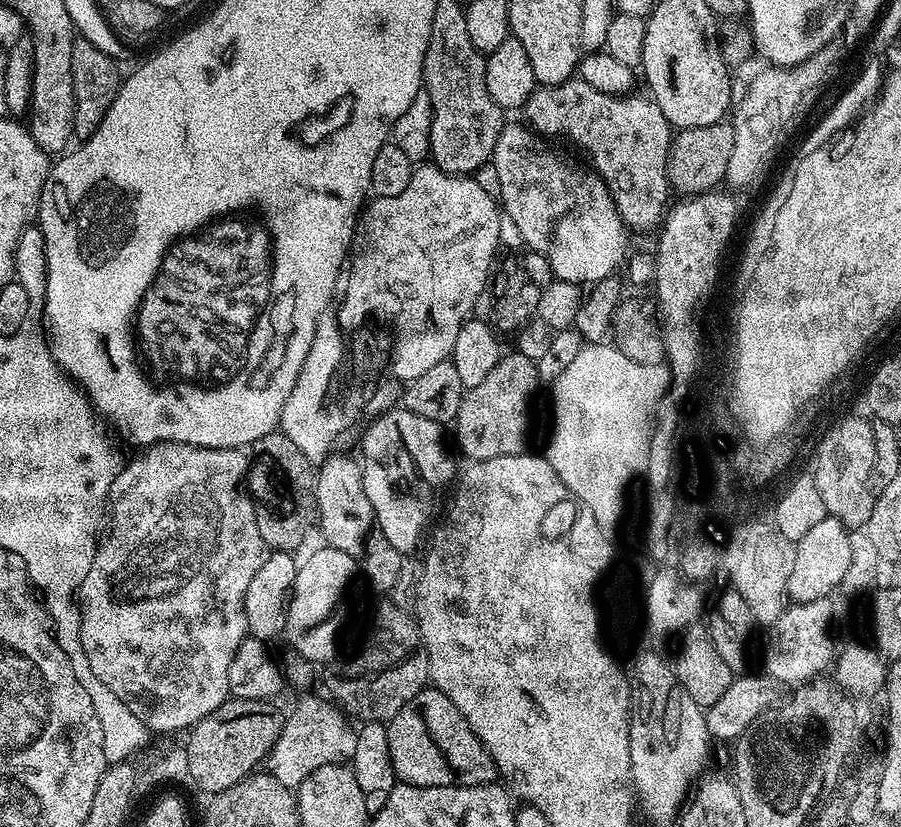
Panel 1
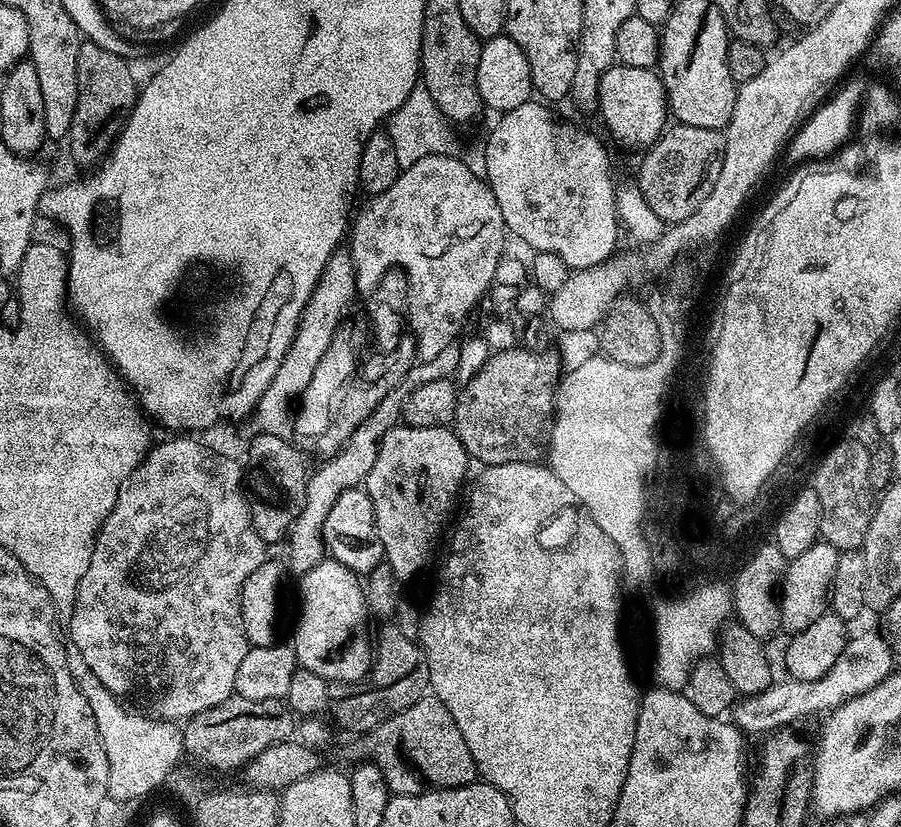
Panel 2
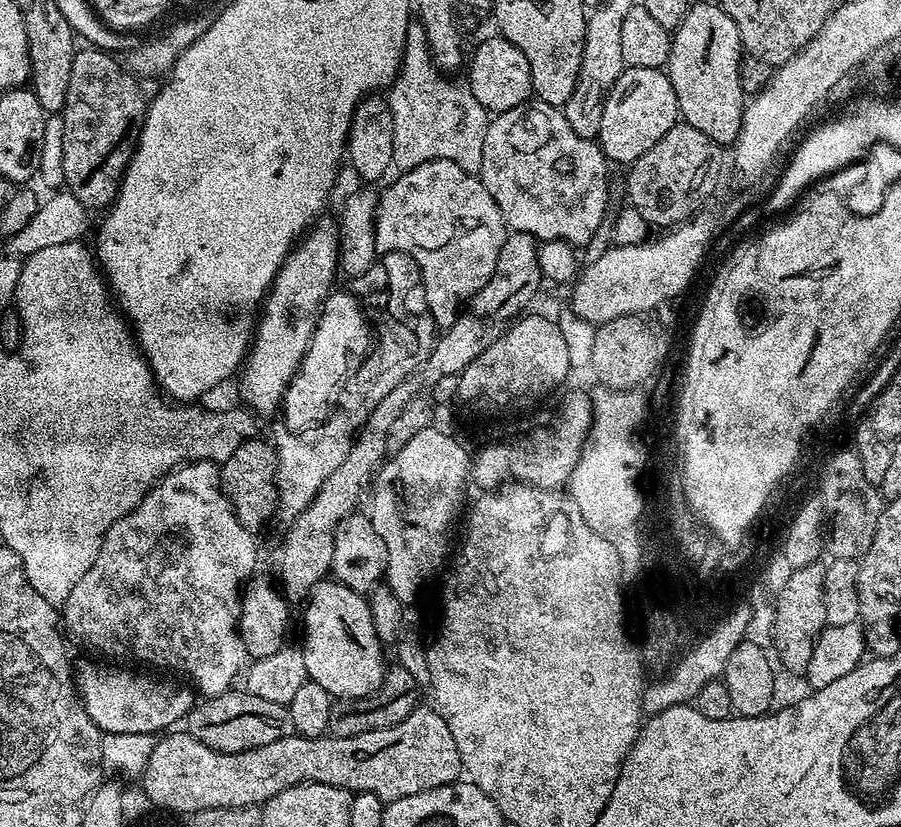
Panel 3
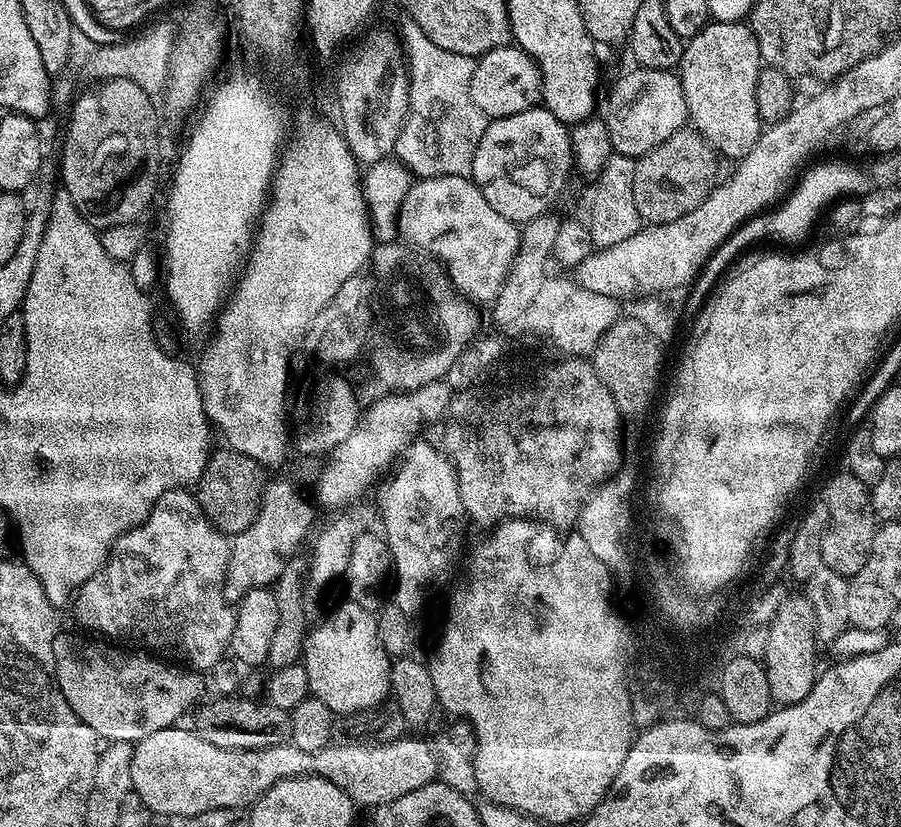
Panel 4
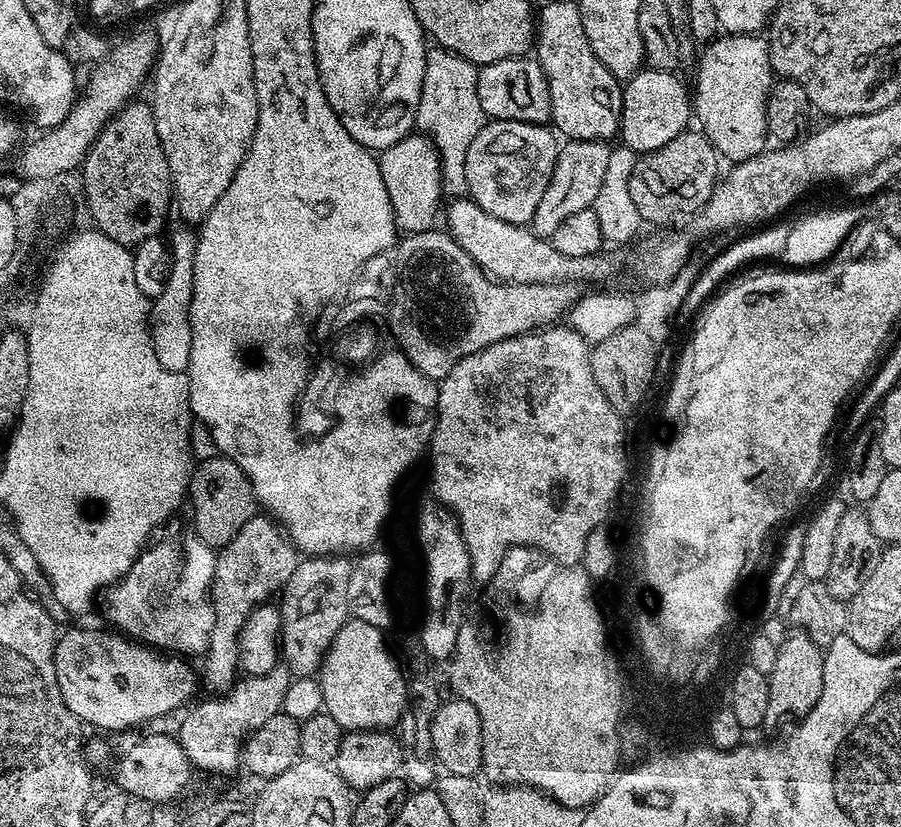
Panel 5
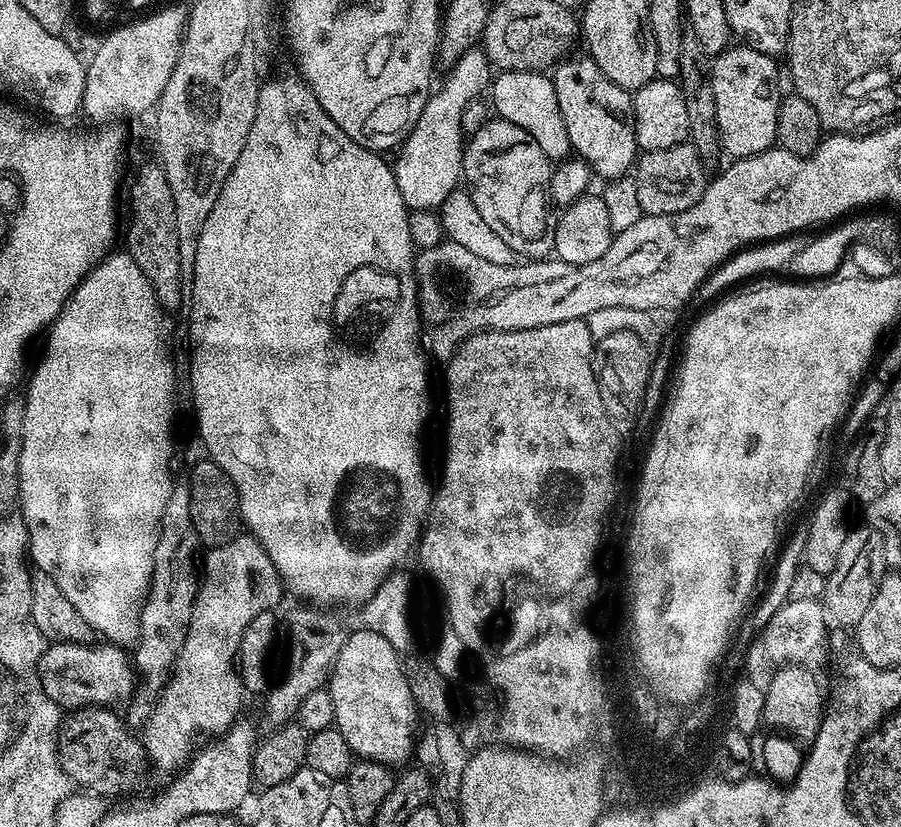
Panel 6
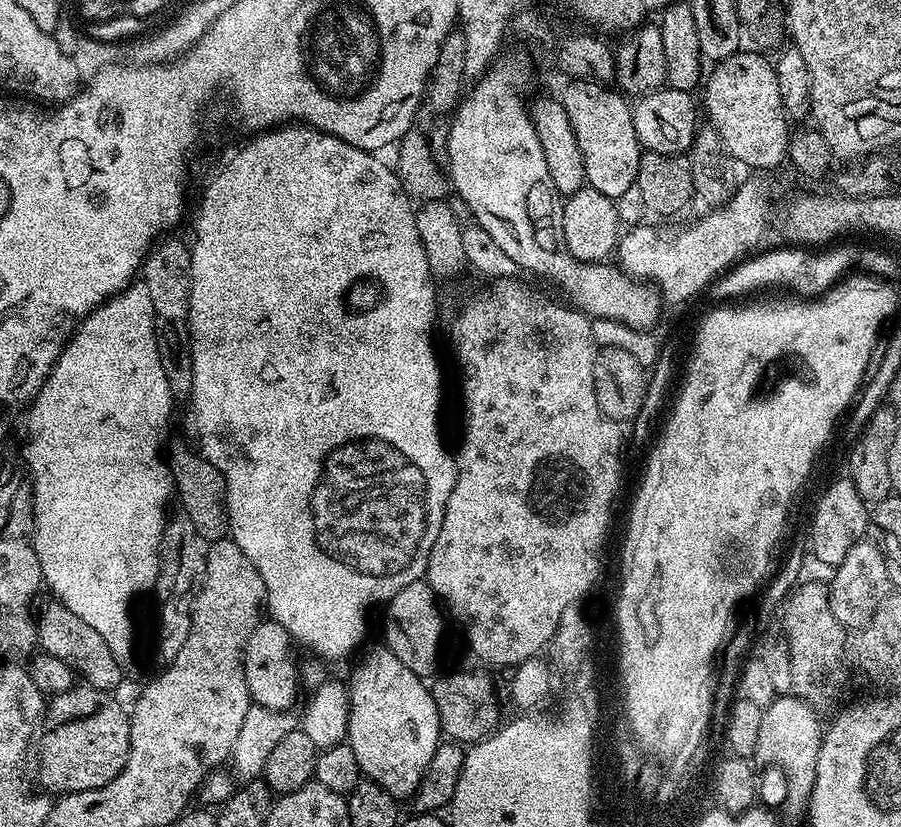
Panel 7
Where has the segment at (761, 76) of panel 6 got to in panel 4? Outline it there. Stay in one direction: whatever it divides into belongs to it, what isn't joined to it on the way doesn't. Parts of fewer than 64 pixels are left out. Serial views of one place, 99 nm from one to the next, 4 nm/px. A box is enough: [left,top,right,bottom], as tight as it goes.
[678,22,762,157]

